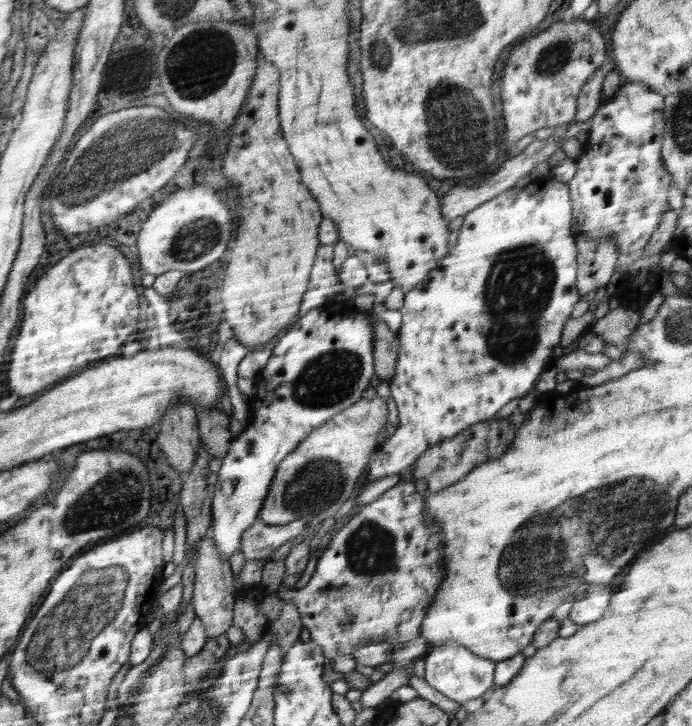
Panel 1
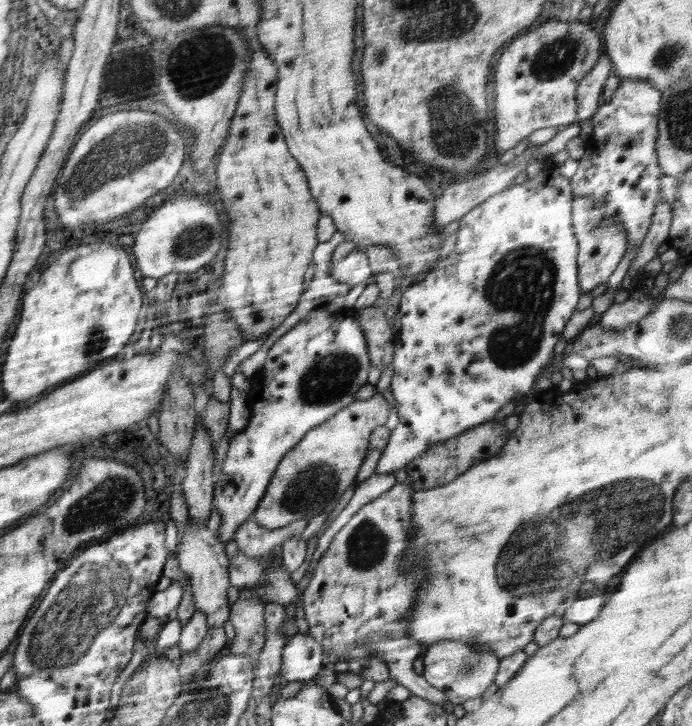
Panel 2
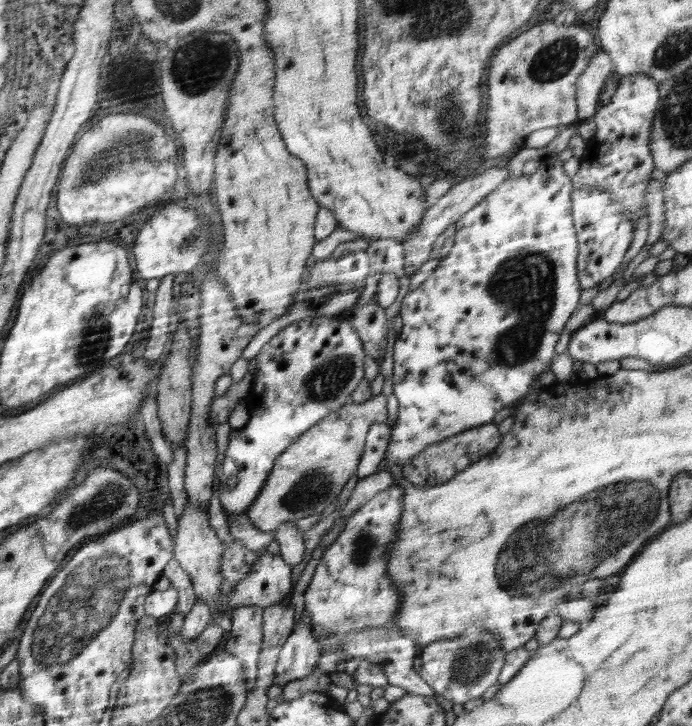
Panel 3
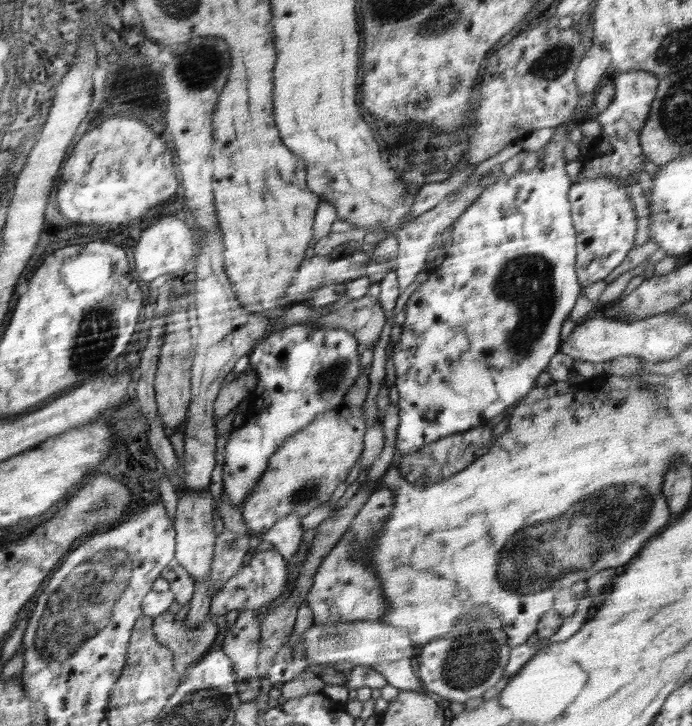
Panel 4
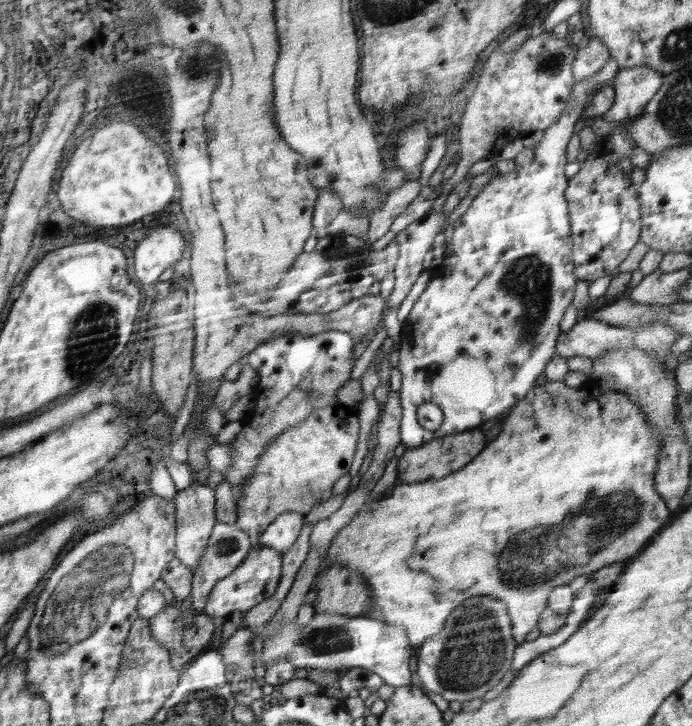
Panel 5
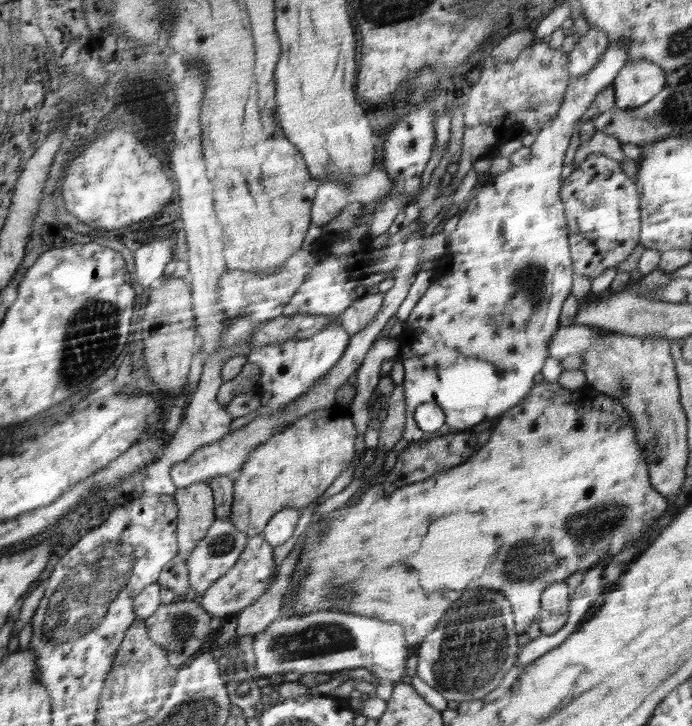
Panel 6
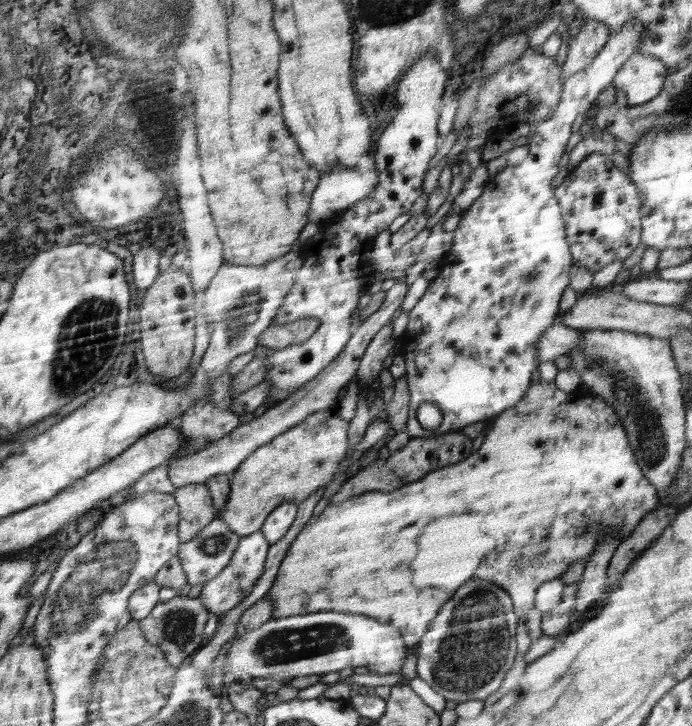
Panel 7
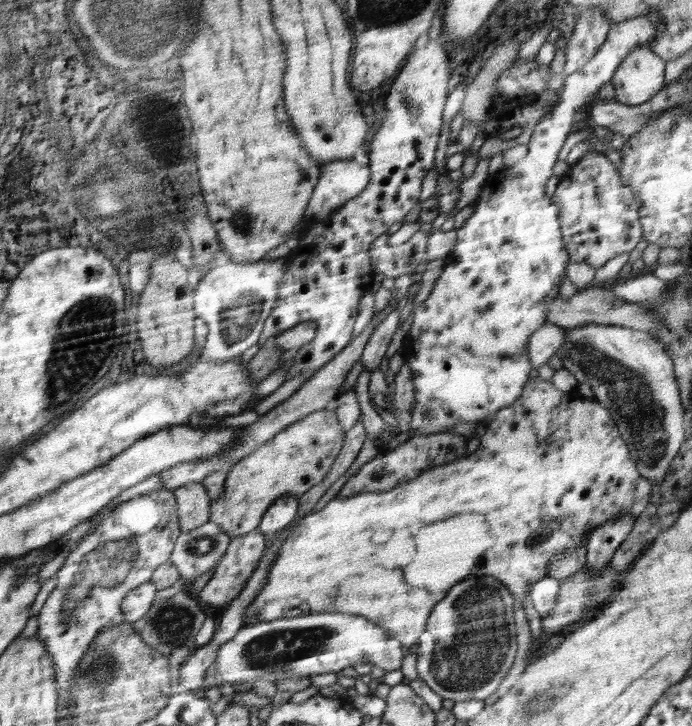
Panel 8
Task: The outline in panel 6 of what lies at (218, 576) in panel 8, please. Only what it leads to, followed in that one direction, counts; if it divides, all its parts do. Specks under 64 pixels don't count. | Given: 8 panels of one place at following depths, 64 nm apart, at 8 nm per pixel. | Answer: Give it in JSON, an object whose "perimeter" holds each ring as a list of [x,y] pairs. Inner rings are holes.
{"perimeter":[[[262,533],[256,534],[248,538],[236,564],[229,568],[224,576],[220,576],[208,586],[208,590],[200,600],[201,606],[212,617],[228,618],[238,614],[269,590],[270,582],[274,580],[274,572],[276,572],[276,562],[273,546],[264,540]]]}

